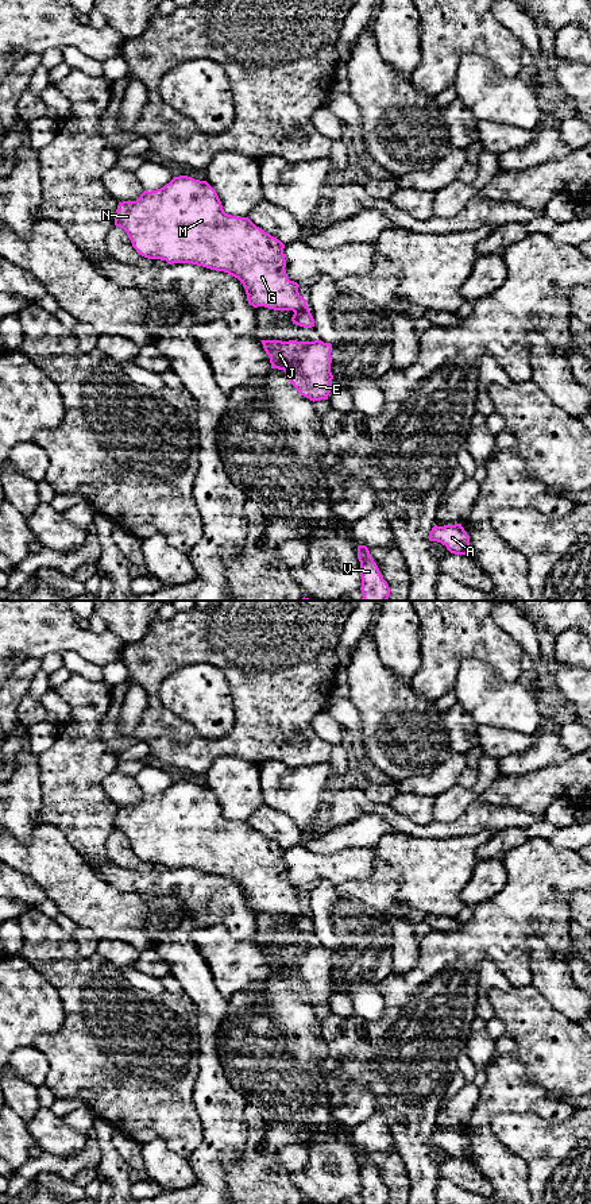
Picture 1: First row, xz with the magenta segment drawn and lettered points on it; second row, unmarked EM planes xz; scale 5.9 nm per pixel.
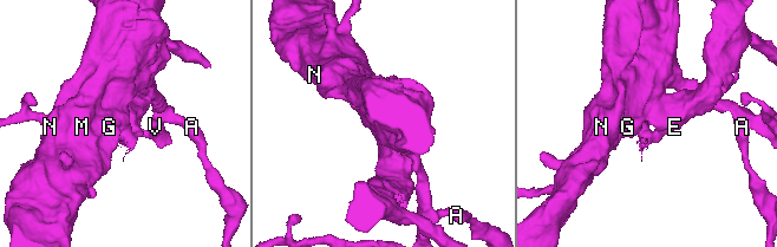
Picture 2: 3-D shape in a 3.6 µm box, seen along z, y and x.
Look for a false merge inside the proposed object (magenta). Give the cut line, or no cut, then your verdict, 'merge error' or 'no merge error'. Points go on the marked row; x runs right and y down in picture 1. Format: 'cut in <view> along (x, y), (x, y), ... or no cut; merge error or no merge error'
cut in xz along (306, 305), (294, 312); merge error

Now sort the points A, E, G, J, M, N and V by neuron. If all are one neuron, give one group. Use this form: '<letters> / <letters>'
A G M N V / E J

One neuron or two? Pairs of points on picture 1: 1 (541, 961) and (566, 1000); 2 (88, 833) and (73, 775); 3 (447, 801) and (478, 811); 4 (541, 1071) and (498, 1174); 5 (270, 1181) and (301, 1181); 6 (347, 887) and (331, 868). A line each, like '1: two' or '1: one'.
1: one
2: one
3: two
4: two
5: two
6: two

